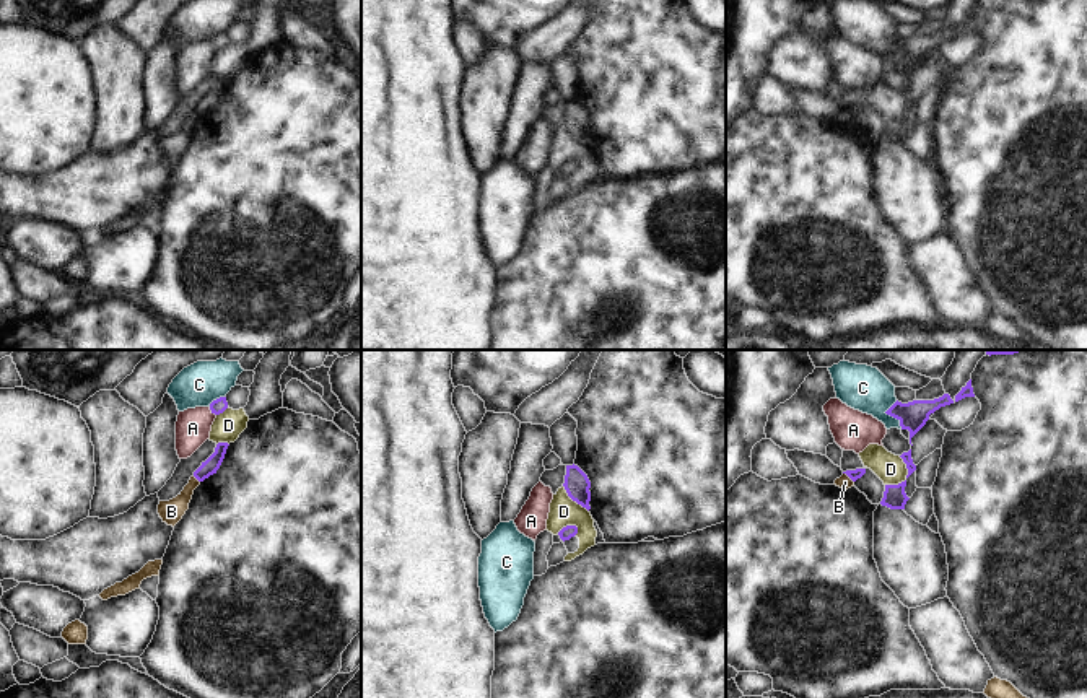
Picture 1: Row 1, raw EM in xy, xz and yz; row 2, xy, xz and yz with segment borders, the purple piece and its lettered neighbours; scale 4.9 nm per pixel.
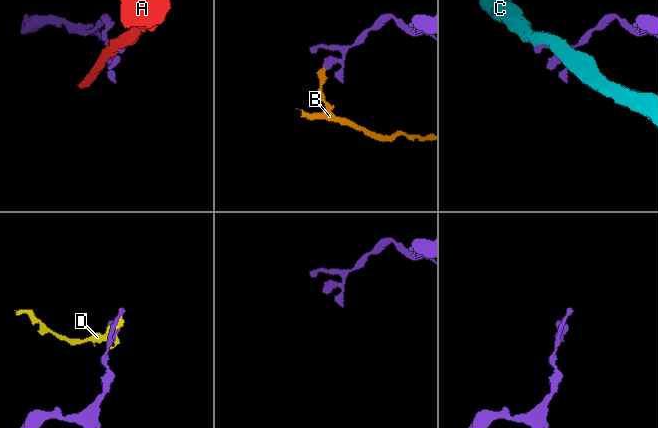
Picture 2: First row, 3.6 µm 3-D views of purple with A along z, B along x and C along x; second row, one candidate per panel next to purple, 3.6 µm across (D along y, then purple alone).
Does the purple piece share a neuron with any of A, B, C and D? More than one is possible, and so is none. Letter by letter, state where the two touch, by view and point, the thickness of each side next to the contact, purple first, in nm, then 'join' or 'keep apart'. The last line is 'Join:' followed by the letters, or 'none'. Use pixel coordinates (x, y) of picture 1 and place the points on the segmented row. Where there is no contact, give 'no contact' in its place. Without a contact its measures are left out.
A: xy (212, 412) | 70/180 nm | keep apart
B: yz (848, 475) | 50/70 nm | keep apart
C: yz (890, 415) | 140/220 nm | keep apart
D: yz (907, 477) | 50/150 nm | keep apart
Join: none

